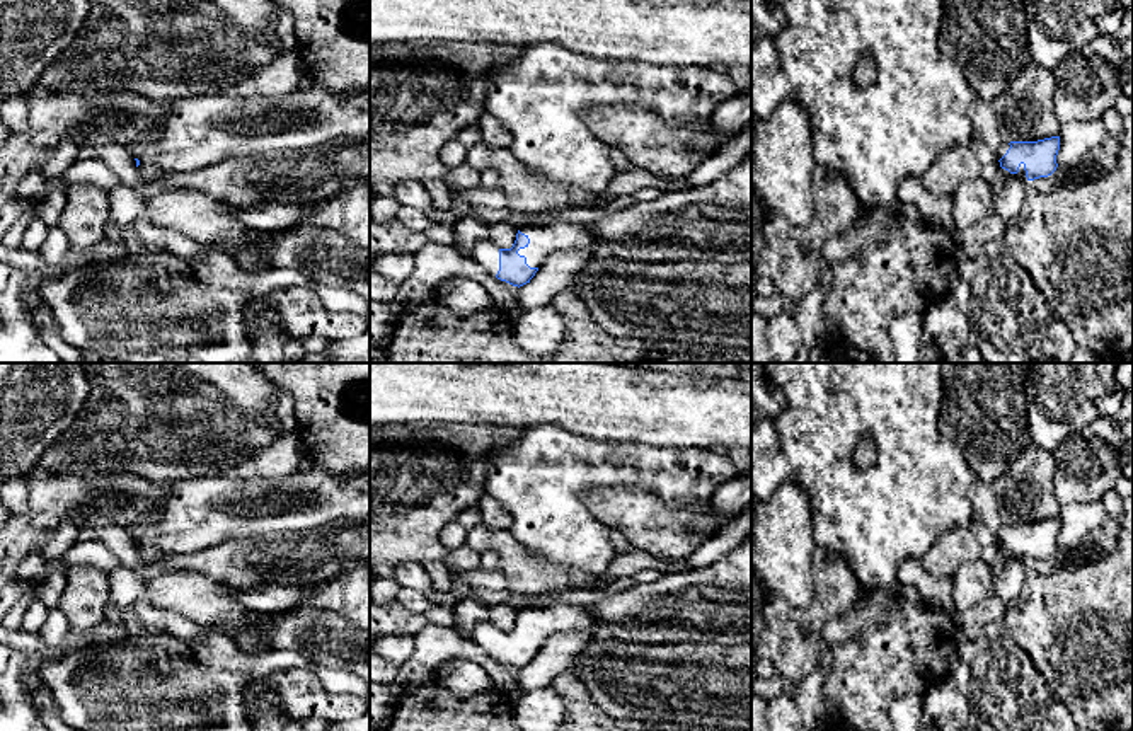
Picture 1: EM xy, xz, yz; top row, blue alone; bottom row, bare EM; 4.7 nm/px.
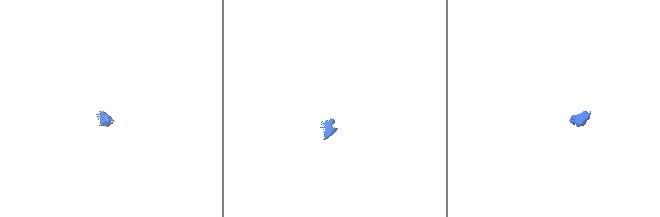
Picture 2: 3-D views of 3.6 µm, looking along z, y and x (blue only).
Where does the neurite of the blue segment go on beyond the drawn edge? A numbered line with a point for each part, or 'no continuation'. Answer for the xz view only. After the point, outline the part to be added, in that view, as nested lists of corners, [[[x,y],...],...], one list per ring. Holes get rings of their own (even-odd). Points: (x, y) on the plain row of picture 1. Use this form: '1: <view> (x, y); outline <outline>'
1: xz (544, 621); outline [[[584,605],[526,607],[520,613],[530,620],[530,625],[518,632],[530,649],[540,649],[559,632],[605,636],[605,625]]]
2: xz (486, 636); outline [[[480,622],[475,625],[472,642],[477,644],[482,653],[496,658],[499,653],[499,629],[491,622]]]

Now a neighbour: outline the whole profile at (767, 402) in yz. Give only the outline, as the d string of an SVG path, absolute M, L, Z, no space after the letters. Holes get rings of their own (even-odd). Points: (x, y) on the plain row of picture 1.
M751 363L751 421L775 419L785 407L785 399L772 385L763 363Z

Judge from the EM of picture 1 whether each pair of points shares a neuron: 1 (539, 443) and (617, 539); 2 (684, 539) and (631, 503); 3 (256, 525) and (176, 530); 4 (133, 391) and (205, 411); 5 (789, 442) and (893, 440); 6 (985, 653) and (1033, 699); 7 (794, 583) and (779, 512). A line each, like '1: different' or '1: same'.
1: different
2: same
3: same
4: same
5: same
6: same
7: same

